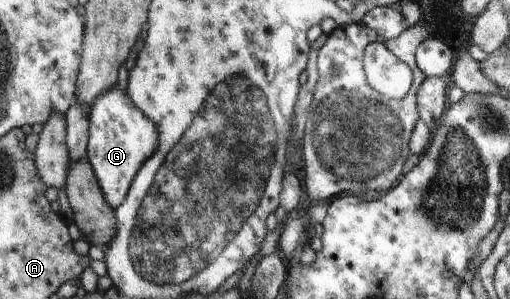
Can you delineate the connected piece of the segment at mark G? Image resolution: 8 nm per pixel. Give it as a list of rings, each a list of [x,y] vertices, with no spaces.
[[[118,84],[97,98],[88,111],[88,117],[90,127],[86,157],[95,169],[107,202],[116,210],[125,200],[129,187],[143,163],[158,149],[160,132],[158,126],[145,116]]]

